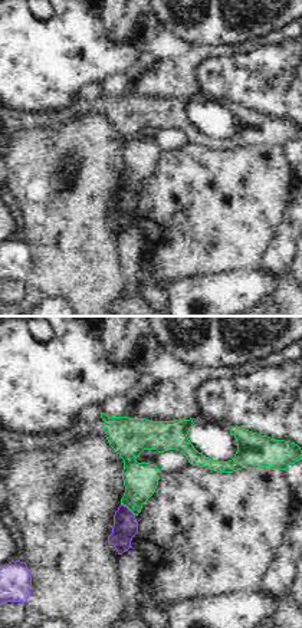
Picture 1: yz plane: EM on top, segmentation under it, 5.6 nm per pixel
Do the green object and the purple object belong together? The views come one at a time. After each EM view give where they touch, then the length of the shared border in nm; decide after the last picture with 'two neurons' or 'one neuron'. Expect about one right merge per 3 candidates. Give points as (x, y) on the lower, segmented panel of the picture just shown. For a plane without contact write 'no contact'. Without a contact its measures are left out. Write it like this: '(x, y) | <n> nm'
(128, 508) | 110 nm

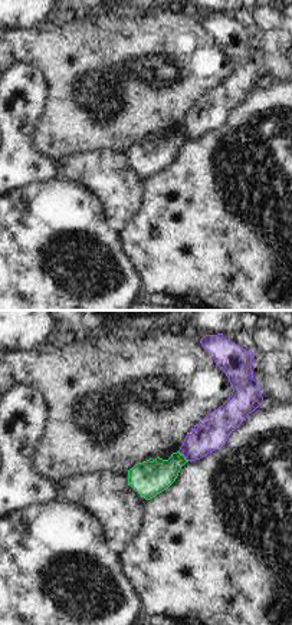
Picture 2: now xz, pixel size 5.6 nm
(183, 456) | 90 nm

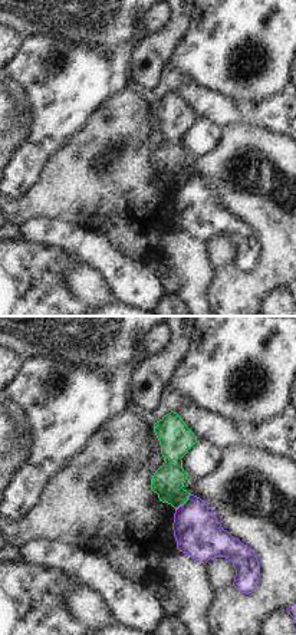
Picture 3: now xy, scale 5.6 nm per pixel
(184, 502) | 130 nm

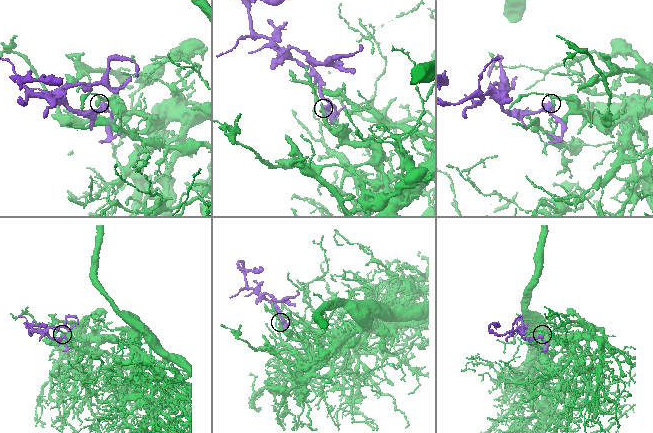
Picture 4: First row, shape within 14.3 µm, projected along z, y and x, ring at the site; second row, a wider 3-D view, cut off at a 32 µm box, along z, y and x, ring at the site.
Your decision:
two neurons

